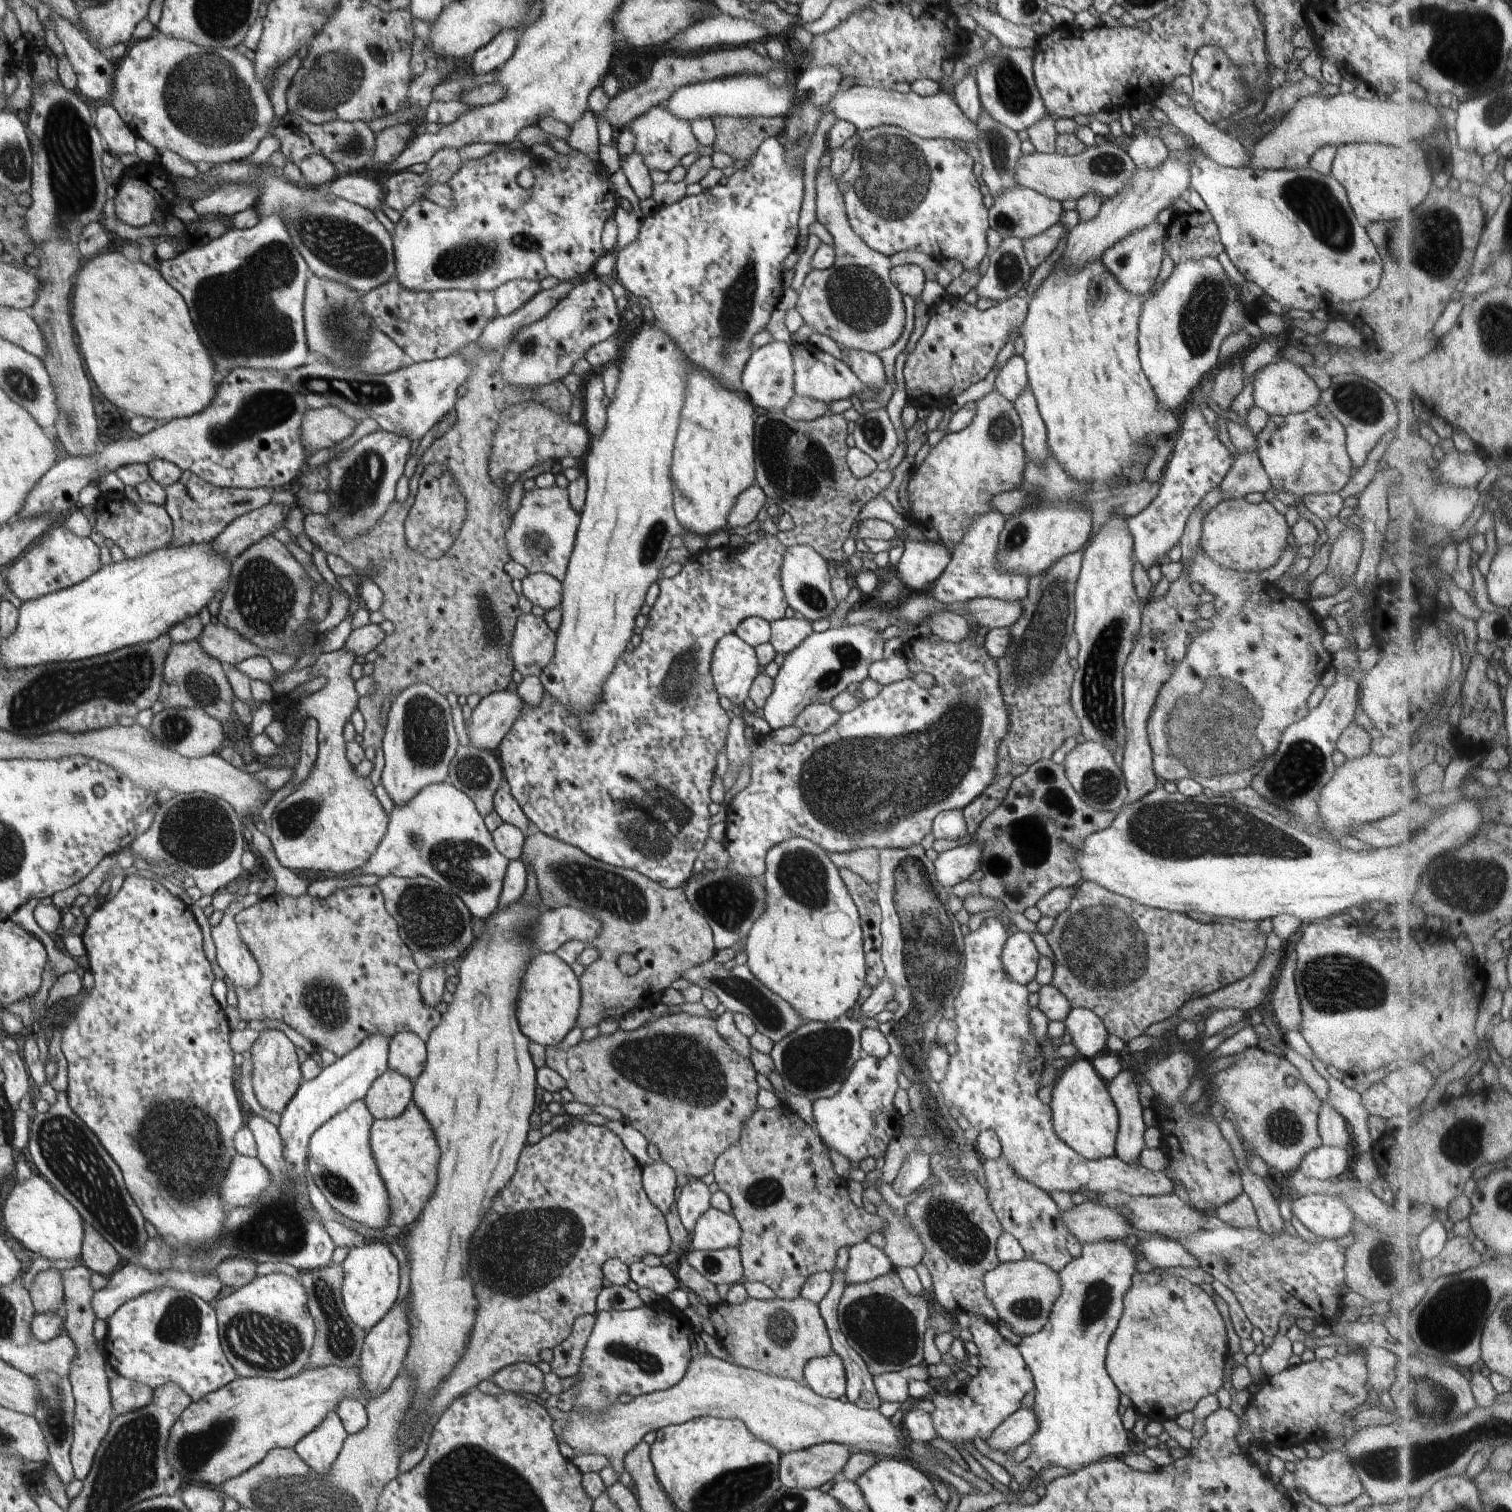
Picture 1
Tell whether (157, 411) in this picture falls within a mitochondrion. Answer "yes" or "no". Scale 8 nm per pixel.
no

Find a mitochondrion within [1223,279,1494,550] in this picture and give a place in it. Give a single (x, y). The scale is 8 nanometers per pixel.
(1356, 400)

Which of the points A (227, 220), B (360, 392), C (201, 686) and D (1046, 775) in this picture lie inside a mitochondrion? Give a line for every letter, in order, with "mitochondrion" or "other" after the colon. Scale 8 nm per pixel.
A: other
B: mitochondrion
C: mitochondrion
D: mitochondrion

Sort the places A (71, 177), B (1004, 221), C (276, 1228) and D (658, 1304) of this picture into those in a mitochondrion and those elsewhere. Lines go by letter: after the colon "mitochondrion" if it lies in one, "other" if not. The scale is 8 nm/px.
A: mitochondrion
B: mitochondrion
C: mitochondrion
D: other

